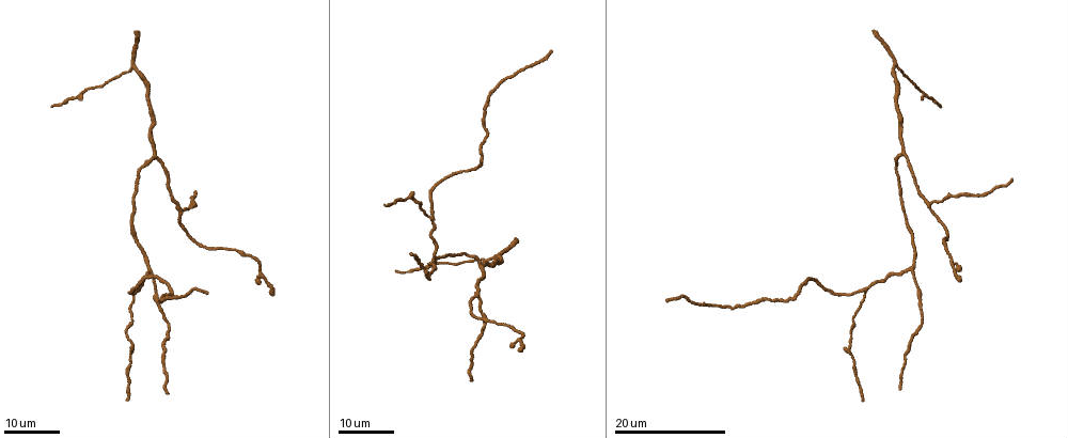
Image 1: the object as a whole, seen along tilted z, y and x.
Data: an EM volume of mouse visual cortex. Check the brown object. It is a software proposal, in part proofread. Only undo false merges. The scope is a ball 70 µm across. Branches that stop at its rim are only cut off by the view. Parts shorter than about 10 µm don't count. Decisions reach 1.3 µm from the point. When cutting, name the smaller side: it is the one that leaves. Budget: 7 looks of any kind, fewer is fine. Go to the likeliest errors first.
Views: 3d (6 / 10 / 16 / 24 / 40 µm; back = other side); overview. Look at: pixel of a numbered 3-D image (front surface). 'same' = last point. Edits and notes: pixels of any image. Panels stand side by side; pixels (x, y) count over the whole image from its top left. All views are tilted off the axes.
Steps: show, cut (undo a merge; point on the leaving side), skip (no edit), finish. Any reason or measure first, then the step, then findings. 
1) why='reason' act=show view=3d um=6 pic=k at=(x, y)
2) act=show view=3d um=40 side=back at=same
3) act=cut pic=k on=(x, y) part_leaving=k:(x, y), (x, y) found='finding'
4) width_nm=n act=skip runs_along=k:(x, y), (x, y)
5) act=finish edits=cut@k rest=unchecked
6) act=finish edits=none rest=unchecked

act=show view=3d um=16 pic=1 at=(428, 215)

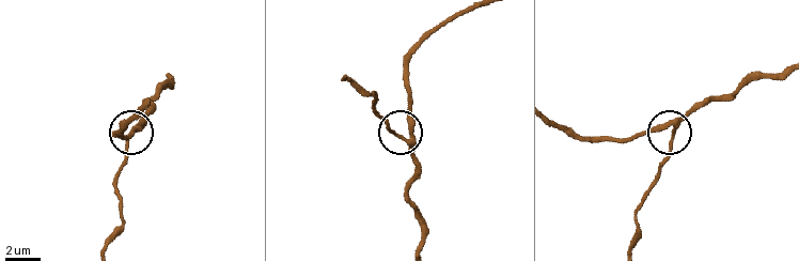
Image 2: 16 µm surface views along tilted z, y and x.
act=show view=3d um=6 pic=2 at=(400, 135)

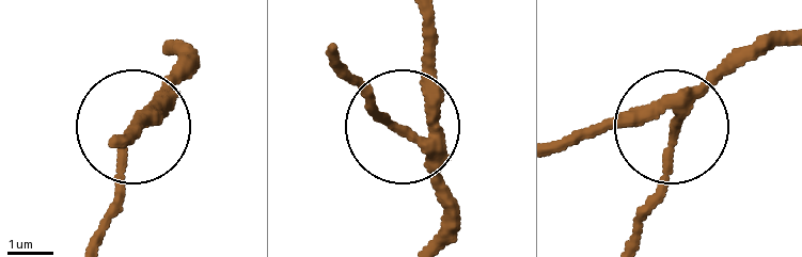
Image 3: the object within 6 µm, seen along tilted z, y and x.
side_arm_um=24 arms=3 act=skip found='all the same neuron'

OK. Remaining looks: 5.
why='three arms meet' act=show view=3d um=16 pic=1 at=(478, 296)

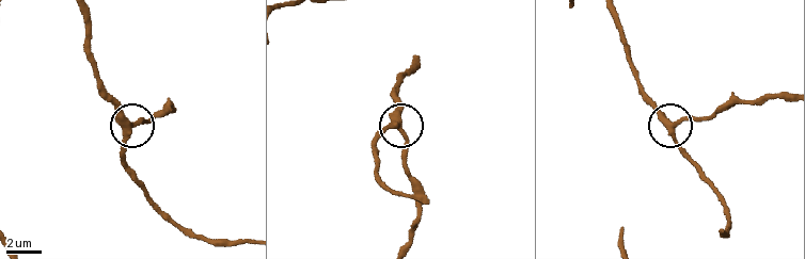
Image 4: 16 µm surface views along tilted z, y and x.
why='closer look' act=show view=3d um=6 pic=4 at=(131, 128)

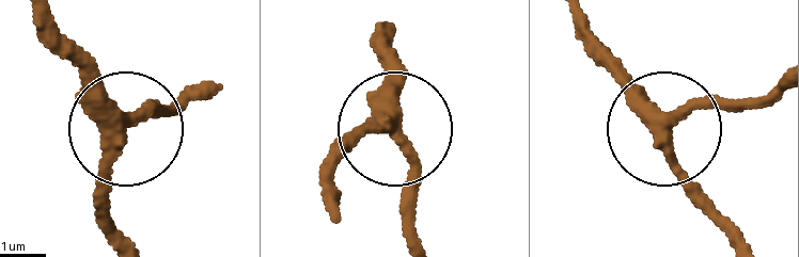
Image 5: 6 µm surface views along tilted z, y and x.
width_nm=300 act=skip found='one neuron here'

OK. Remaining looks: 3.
why='three-way junction' act=show view=3d um=16 pic=1 at=(432, 263)

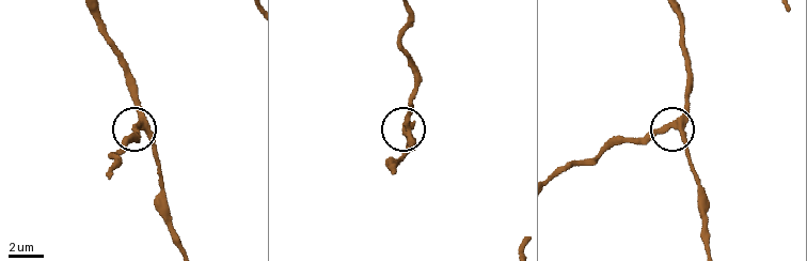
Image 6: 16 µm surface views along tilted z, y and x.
act=show view=3d um=10 pic=6 at=(408, 134)

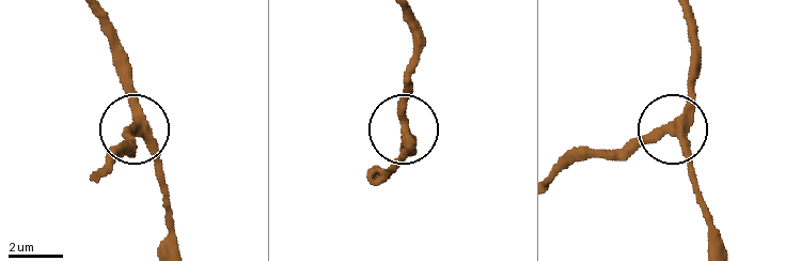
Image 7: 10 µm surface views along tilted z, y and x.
width_nm=330 act=skip runs_along=7:(691, 37), (687, 109), (676, 131), (695, 174) found='one neuron here'

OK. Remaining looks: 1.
act=finish edits=none rest=unchecked

